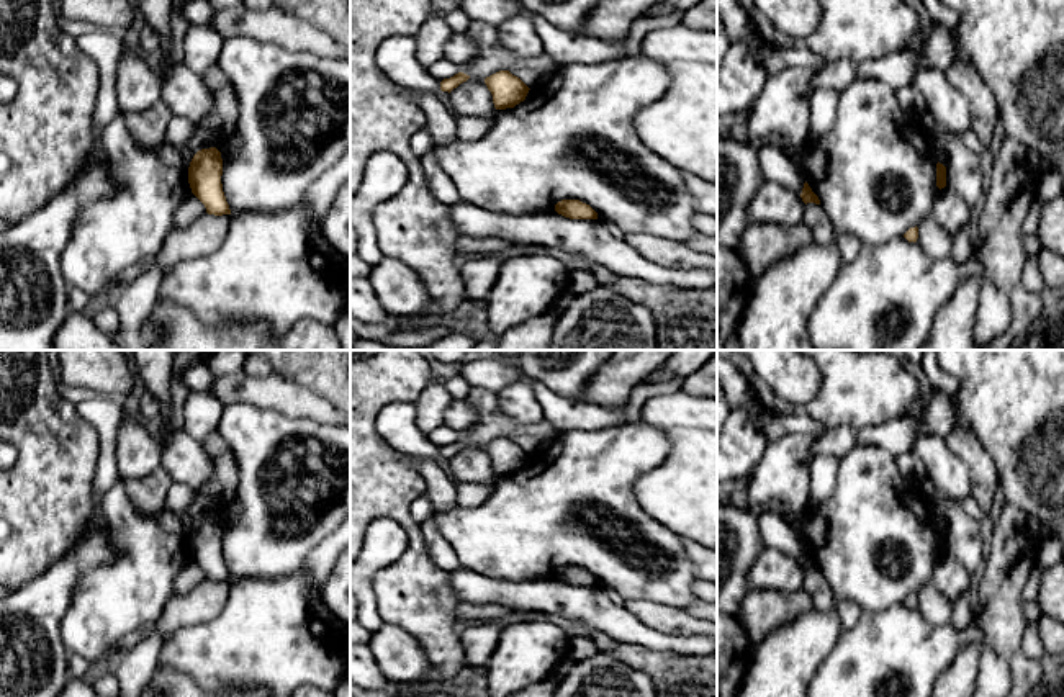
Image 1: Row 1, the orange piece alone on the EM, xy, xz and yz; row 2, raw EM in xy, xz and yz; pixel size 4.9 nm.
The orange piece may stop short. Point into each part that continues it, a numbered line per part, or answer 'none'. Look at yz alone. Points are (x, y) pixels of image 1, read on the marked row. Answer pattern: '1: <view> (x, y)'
none

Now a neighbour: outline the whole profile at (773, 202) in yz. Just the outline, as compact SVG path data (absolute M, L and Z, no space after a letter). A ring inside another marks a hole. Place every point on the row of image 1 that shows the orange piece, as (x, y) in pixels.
M763 180L748 205L750 223L794 226L804 221L804 201L791 188Z

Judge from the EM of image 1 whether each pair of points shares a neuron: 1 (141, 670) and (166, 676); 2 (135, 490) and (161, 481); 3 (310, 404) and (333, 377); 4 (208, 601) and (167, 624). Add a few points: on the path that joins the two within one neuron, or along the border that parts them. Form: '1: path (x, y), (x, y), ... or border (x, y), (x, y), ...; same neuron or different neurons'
1: border (157, 666), (149, 678); different neurons
2: path (141, 490), (154, 486); same neuron
3: border (285, 375), (320, 393), (333, 406); different neurons
4: path (198, 606), (177, 614); same neuron

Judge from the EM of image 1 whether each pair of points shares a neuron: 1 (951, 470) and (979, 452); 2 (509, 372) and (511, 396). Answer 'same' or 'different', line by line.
1: different
2: different

